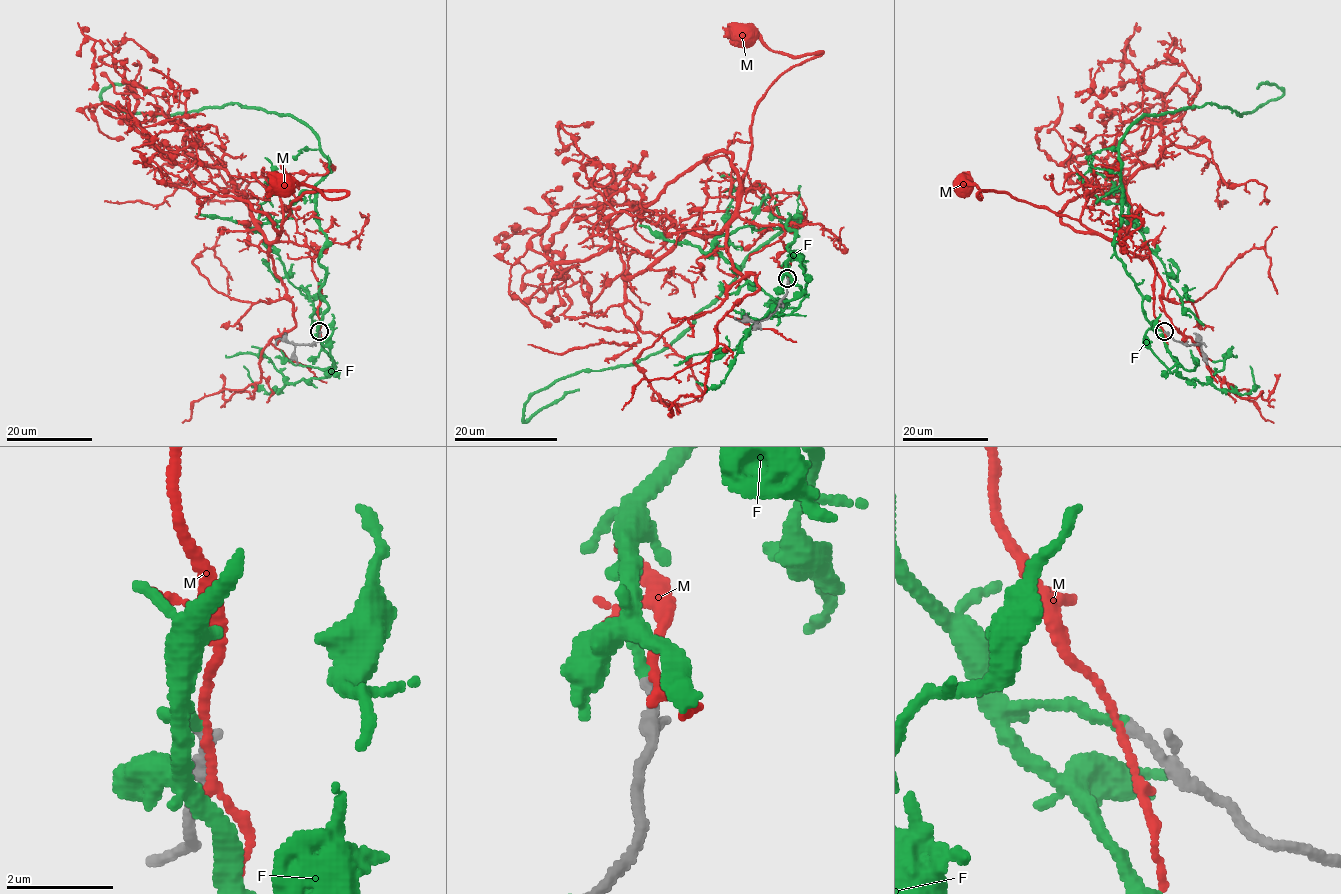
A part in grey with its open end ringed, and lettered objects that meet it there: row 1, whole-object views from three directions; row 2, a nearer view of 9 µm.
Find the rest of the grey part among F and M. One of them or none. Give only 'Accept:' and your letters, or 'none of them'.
Accept: F

